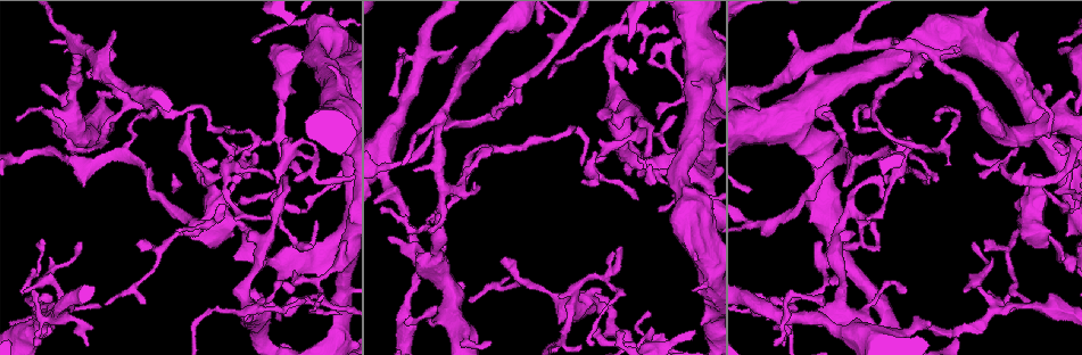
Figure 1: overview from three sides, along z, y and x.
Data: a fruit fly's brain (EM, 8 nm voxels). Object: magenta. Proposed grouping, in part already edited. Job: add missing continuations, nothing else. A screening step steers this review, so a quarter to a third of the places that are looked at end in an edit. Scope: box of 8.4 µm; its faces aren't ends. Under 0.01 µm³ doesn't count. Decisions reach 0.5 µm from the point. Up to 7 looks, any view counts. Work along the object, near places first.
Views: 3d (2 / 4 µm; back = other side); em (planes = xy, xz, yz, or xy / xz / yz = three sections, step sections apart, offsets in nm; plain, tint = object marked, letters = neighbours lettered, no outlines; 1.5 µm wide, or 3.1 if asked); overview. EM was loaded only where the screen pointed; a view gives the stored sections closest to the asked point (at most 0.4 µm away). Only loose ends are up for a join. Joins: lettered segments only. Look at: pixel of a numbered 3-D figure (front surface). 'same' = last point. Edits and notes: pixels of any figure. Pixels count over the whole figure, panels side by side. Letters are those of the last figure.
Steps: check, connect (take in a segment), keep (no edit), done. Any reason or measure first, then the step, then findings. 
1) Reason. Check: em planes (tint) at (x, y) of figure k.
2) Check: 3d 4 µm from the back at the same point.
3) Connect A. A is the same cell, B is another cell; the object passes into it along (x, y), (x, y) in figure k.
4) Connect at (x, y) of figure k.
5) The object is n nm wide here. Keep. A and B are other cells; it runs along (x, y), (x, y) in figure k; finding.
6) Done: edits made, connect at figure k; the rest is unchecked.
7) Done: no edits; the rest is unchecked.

An open end. Check: em xz step 8 (letters) at (624, 332) of figure 1.

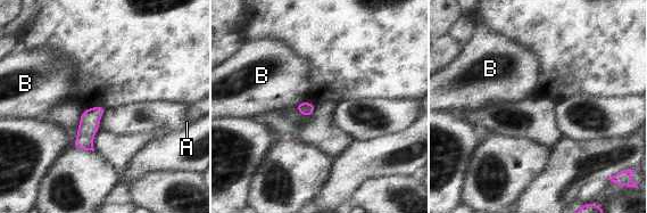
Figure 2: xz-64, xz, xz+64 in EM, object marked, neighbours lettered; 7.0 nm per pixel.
Check: em planes (letters) at the same point.

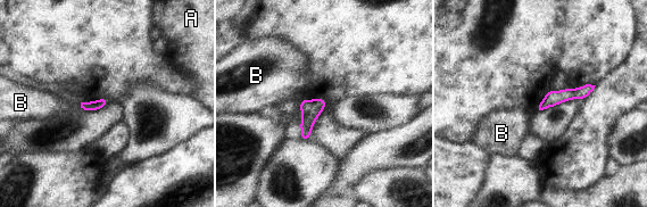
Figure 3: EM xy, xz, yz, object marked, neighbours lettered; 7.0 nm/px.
The longest contact is with B, 30 nm. Keep. A and B are other cells; none of them fits.

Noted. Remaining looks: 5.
Tapers out. Check: 3d 2 µm at (406, 321) of figure 1.

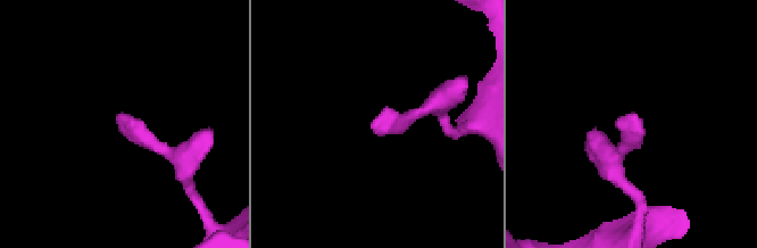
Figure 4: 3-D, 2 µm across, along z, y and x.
Check: em planes (letters) at (118, 115) of figure 4.

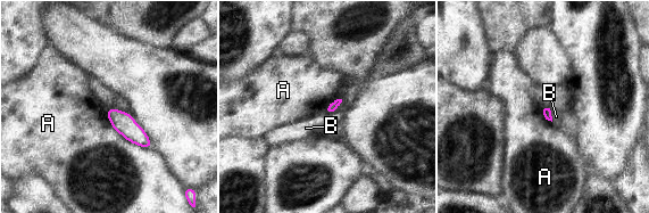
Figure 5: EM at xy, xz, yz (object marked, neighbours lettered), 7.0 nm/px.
Keep. A and B are other cells; no lettered segment goes on from it.

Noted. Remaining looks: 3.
An open end. Check: 3d 4 µm at (477, 61) of figure 1.

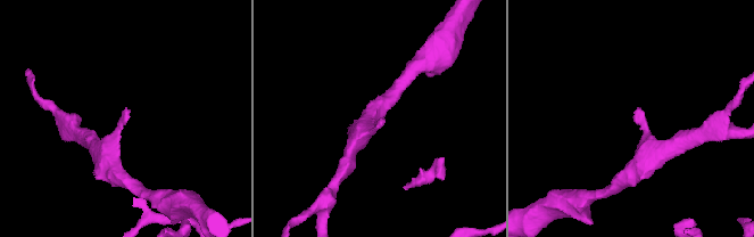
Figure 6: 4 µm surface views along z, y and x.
Check: em planes (letters) at (383, 119) of figure 6.

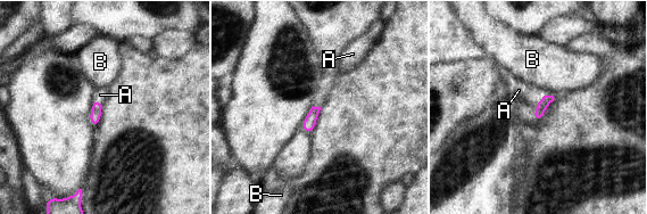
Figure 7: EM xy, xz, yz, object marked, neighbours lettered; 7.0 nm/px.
The longest contact is with A, 200 nm. Connect A. A is the same cell, B is another cell; the object passes into it along (546, 100), (539, 100), (519, 90) in figure 7; the cell continues.

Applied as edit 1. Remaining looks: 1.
Done: edits made, connect at figure 7; the rest is unchecked.

